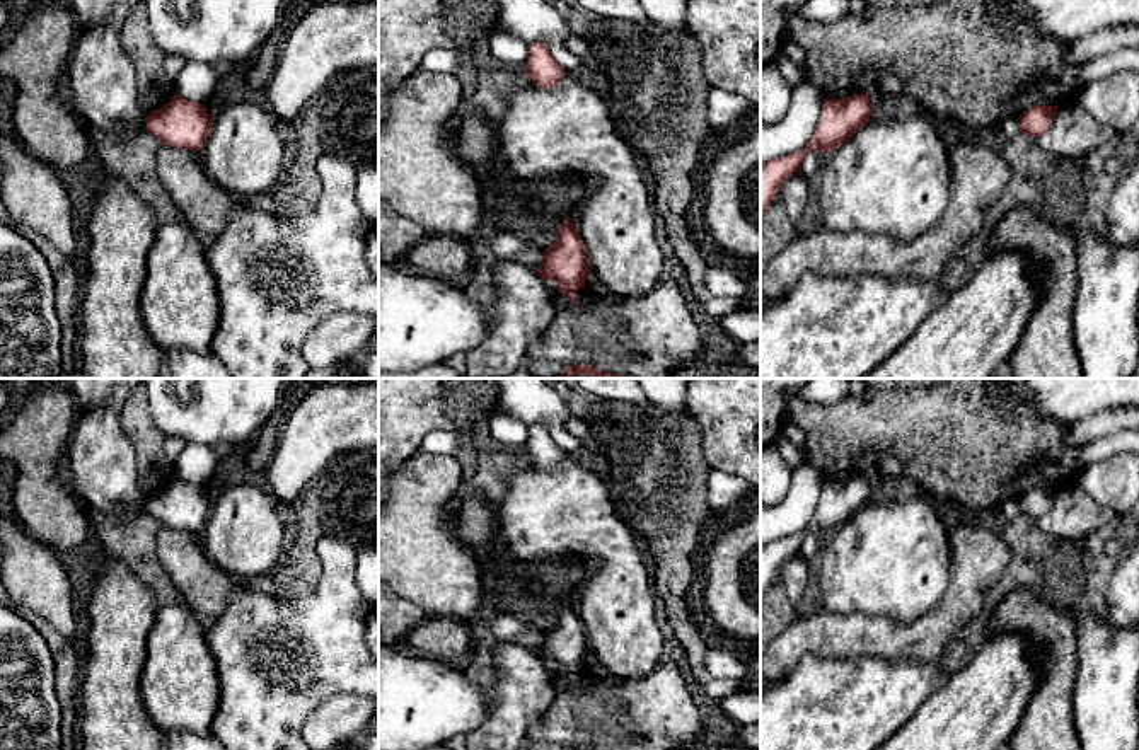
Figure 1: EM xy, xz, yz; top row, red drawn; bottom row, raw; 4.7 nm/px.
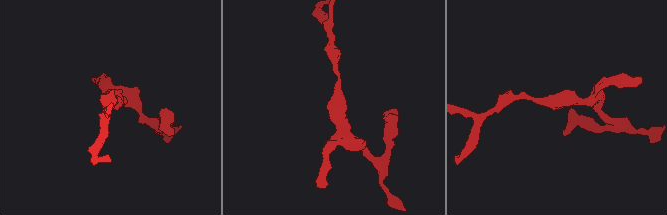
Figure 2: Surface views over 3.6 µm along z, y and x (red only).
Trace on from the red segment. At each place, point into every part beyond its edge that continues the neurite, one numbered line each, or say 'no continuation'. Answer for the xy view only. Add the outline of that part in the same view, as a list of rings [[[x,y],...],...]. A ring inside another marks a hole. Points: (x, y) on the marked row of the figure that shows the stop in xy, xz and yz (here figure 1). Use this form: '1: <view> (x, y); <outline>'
no continuation

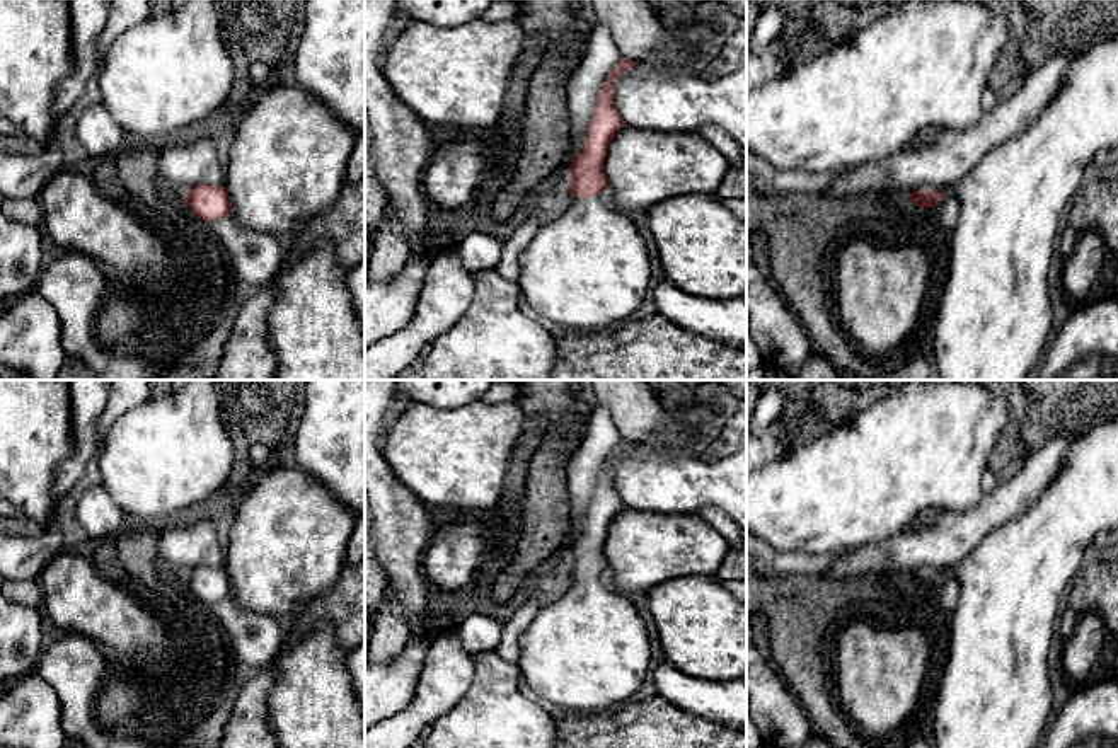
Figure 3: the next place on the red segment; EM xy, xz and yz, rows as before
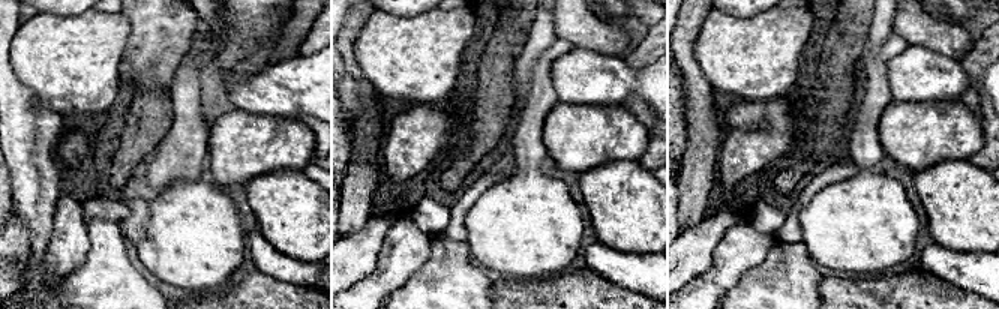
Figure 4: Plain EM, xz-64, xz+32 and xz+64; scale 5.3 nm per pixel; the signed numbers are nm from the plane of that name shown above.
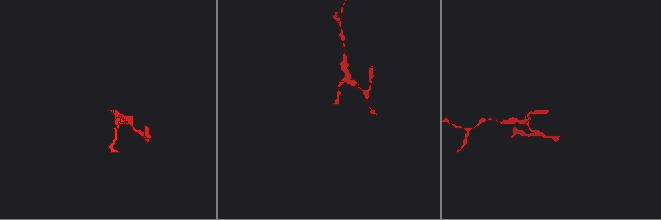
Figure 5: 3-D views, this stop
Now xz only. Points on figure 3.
1: xz (587, 268); [[[569,196],[566,204],[539,227],[530,245],[522,252],[520,262],[518,285],[527,302],[544,320],[552,320],[568,331],[578,332],[598,332],[624,324],[646,298],[651,279],[644,239],[627,213],[607,208],[600,196]]]

